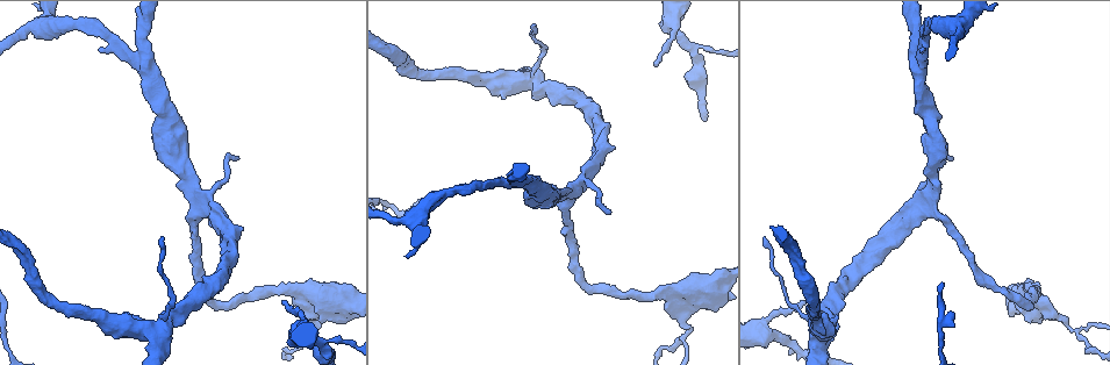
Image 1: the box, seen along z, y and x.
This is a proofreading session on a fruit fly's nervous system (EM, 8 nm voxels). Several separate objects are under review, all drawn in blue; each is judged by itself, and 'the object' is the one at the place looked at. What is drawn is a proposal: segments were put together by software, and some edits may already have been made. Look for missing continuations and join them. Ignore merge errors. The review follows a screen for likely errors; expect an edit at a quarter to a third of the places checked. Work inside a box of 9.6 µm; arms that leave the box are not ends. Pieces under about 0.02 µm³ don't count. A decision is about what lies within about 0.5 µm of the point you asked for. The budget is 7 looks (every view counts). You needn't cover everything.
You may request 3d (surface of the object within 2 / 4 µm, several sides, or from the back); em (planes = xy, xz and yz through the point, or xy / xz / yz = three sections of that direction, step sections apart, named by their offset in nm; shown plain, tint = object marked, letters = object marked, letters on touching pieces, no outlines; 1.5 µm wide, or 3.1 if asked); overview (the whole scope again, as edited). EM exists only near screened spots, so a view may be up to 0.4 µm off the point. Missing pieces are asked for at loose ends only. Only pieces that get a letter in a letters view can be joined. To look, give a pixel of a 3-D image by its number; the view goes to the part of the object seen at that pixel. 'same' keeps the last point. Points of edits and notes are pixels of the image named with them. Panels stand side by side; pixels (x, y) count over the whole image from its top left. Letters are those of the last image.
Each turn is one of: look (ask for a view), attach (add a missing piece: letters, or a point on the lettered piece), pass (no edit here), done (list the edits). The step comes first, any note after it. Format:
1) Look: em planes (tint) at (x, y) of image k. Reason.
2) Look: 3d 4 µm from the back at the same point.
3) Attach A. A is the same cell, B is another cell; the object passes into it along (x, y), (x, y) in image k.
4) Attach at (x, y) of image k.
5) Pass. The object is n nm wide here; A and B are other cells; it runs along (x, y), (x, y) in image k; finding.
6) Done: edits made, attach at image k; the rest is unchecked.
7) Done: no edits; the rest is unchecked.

Look: 3d 2 µm at (654, 63) of image 1. An open end.

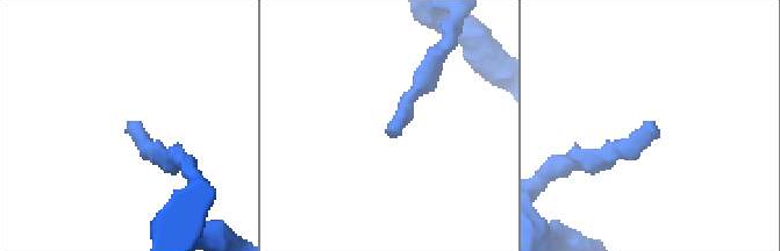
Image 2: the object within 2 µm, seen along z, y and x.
Look: em yz step 4 (tint) at (128, 124) of image 2.

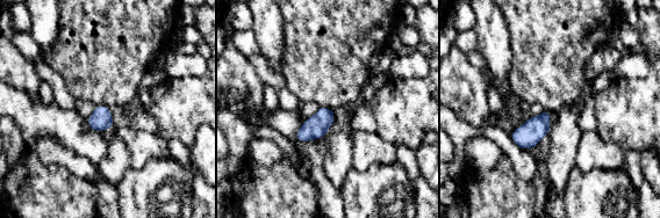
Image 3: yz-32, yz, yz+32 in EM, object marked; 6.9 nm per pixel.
Look: em planes (letters) at the same point.

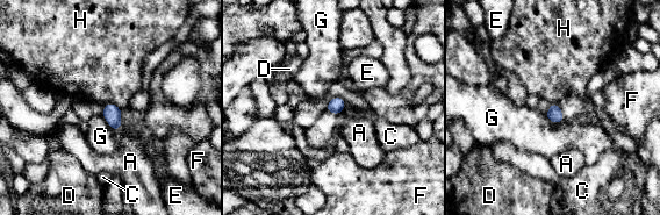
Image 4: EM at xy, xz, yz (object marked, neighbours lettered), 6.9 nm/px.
Pass. The object is 110 nm wide here; A, C, D, E, F, G and H are other cells; a border runs along (103, 104), (115, 104), (121, 109) in image 4; none of them fits.

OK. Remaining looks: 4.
Look: 3d 2 µm from the back at (765, 237) of image 1. Thin end.

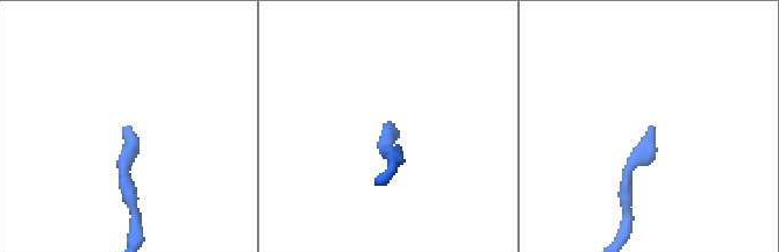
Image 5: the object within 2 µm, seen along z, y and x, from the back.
Look: em xz step 4 (letters) at (125, 128) of image 5.

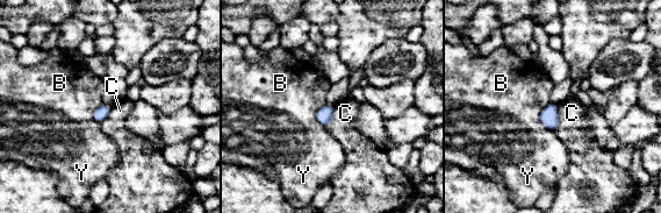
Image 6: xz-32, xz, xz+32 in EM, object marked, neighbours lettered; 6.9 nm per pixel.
Pass. B, C and Y are other cells; a border runs along (557, 105), (560, 126) in image 6; no lettered piece goes on from it.

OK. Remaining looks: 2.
Look: 3d 2 µm at (951, 160) of image 1. Branch stops here.

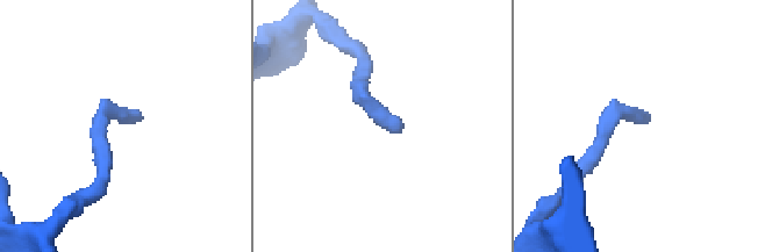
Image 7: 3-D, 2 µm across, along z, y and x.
Look: em planes (letters) at (647, 117) of image 7. Shape alone is not enough.

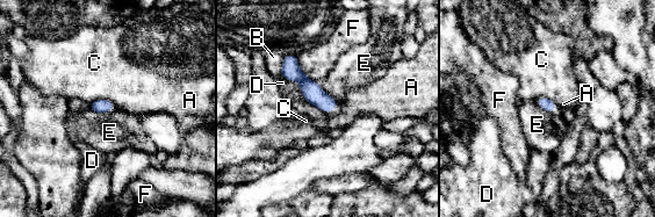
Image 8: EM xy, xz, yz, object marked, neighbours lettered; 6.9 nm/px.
Pass. A, B, C, D, E and F are other cells; no lettered piece goes on from it.

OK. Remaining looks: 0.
Done: no edits; the rest is unchecked.

